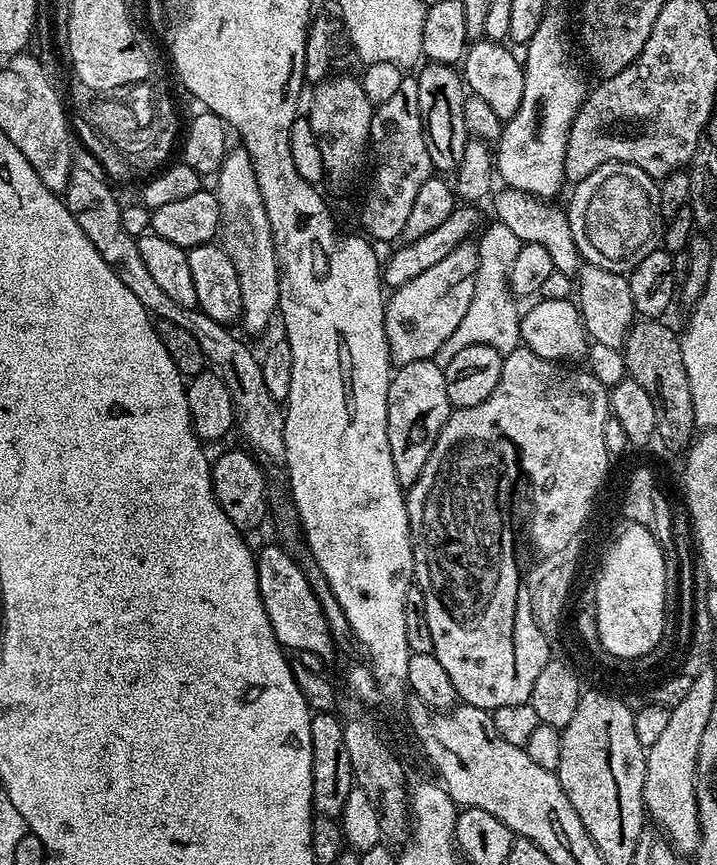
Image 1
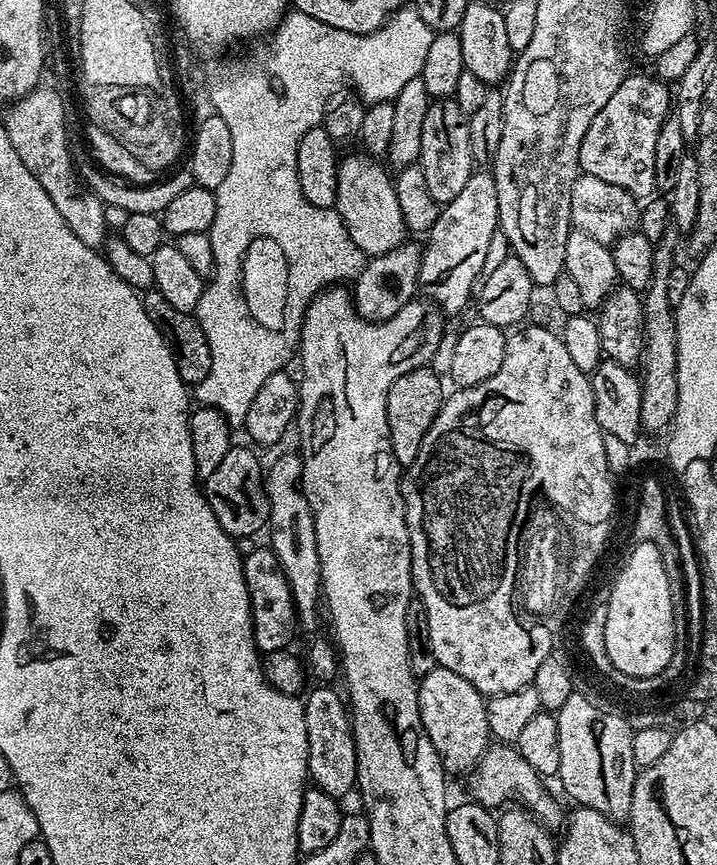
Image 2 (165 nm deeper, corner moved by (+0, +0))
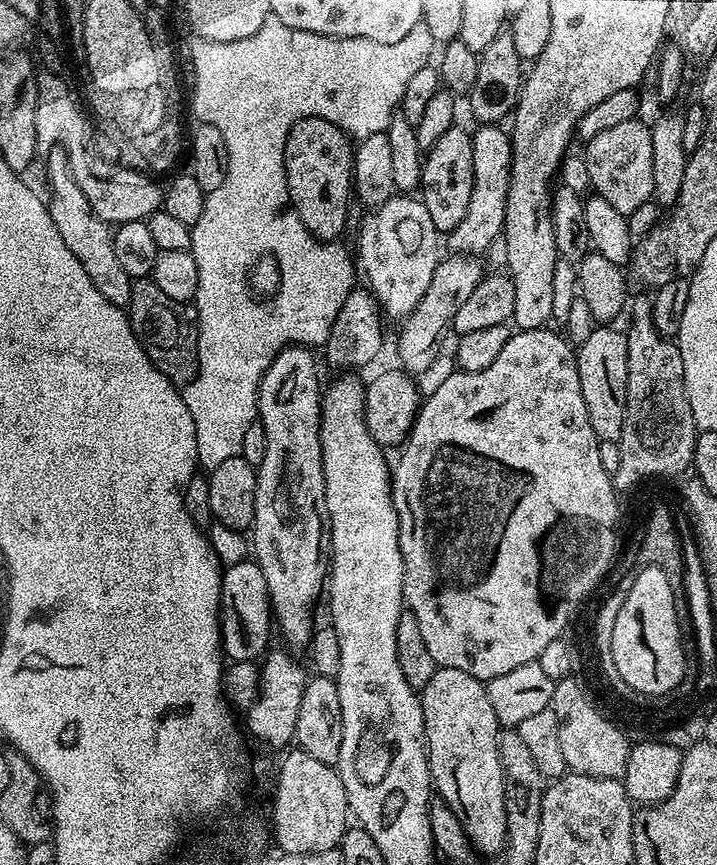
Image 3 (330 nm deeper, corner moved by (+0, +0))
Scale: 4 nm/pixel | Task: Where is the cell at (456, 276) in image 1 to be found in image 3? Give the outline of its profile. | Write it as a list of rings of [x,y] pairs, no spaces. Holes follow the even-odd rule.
[[[485,124],[477,127],[472,132],[472,149],[474,150],[474,190],[470,190],[470,206],[466,206],[466,214],[462,222],[453,232],[447,233],[446,244],[453,249],[453,253],[461,256],[479,257],[487,253],[490,242],[502,235],[504,219],[506,218],[506,194],[510,190],[510,178],[512,177],[512,138],[503,127],[494,124]]]

